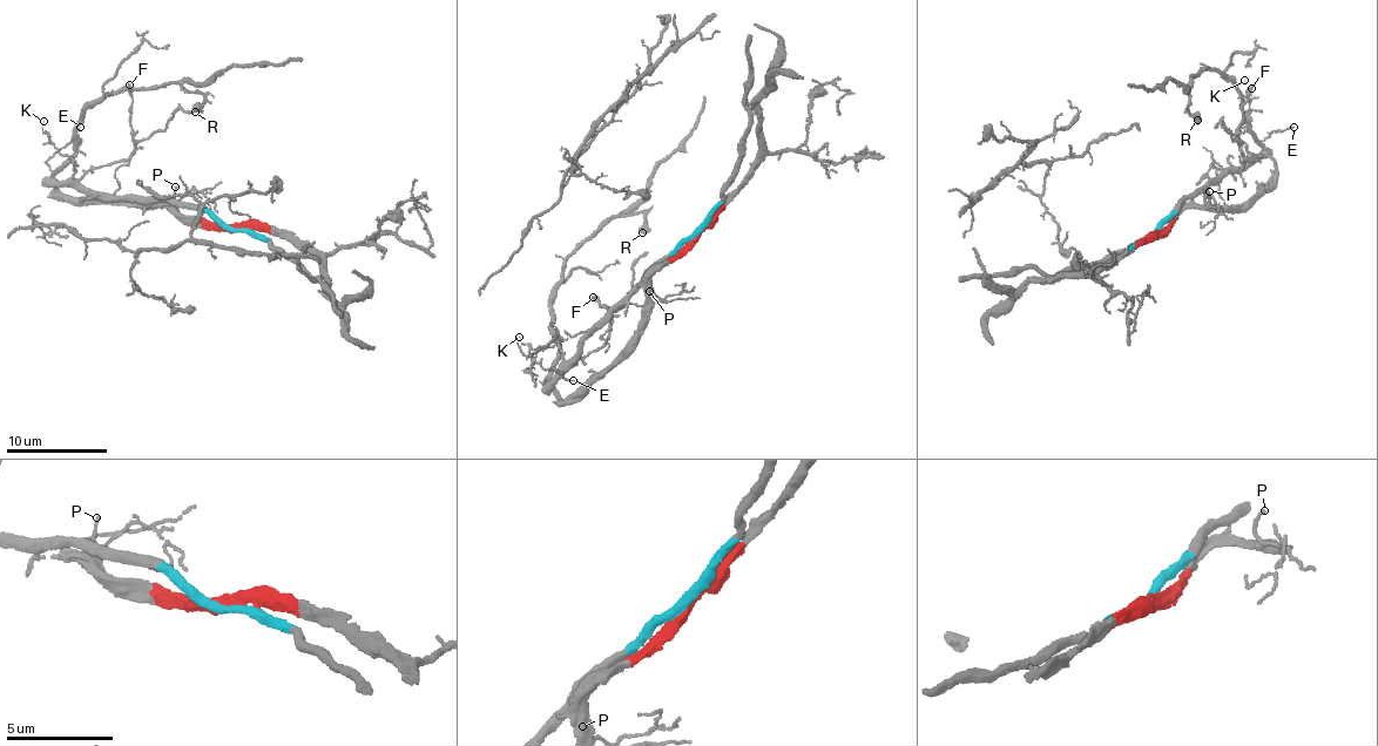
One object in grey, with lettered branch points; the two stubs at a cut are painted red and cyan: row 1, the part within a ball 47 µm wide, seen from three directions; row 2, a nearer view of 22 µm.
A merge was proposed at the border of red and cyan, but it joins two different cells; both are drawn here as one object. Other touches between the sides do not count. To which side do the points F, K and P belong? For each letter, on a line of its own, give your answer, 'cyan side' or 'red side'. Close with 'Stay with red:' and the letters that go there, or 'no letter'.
F: cyan side
K: cyan side
P: red side
Stay with red: P

